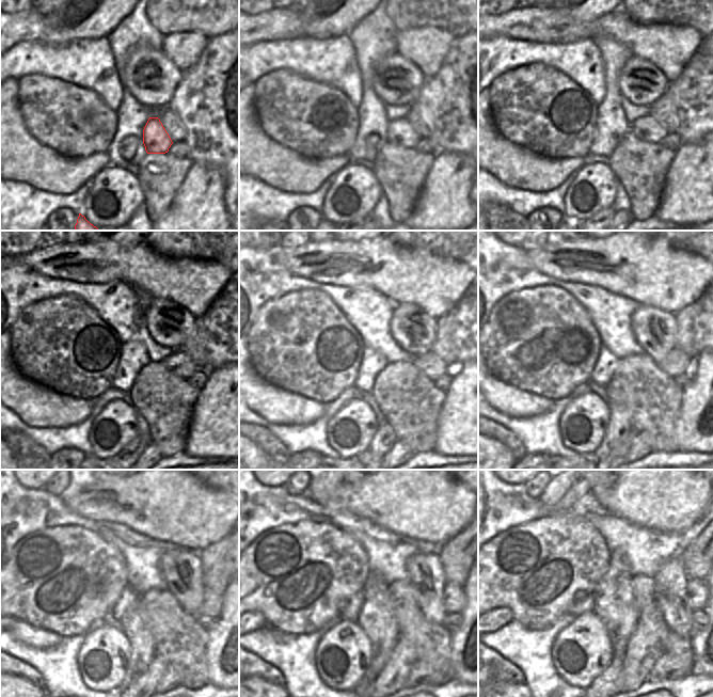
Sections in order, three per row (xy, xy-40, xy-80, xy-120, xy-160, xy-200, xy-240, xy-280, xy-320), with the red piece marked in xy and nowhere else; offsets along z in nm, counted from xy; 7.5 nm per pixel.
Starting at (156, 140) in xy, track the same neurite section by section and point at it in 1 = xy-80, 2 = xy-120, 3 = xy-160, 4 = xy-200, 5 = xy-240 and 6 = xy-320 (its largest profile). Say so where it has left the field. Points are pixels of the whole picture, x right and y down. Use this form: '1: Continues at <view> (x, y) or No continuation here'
1: Continues at xy-80 (648, 128)
2: Continues at xy-120 (177, 362)
3: Continues at xy-160 (429, 363)
4: Continues at xy-200 (677, 362)
5: Continues at xy-240 (211, 605)
6: Continues at xy-320 (695, 593)

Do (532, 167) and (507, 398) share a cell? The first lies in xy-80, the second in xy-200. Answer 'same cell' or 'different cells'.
same cell

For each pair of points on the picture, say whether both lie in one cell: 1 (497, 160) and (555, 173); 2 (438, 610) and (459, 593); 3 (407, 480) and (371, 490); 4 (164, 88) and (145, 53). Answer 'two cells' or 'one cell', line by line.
1: one cell
2: two cells
3: one cell
4: one cell

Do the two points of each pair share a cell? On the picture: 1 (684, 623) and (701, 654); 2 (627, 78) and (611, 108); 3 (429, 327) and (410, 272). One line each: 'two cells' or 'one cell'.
1: two cells
2: two cells
3: two cells

